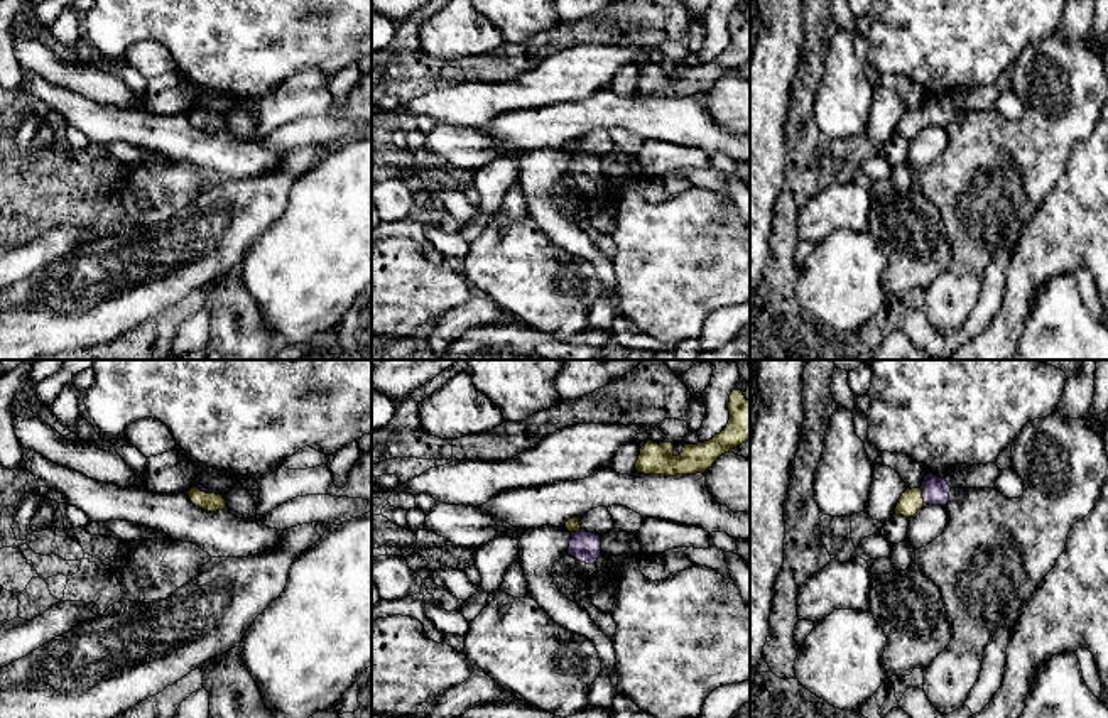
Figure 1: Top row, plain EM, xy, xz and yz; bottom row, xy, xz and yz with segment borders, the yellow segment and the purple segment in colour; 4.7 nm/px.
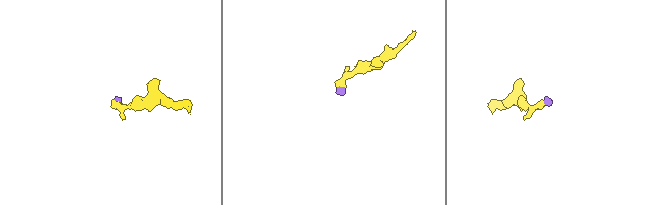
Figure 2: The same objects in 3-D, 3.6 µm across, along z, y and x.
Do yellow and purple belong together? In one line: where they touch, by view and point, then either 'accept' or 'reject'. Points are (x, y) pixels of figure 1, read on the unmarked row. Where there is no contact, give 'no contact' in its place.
meets yellow in yz at (921, 117); accept

